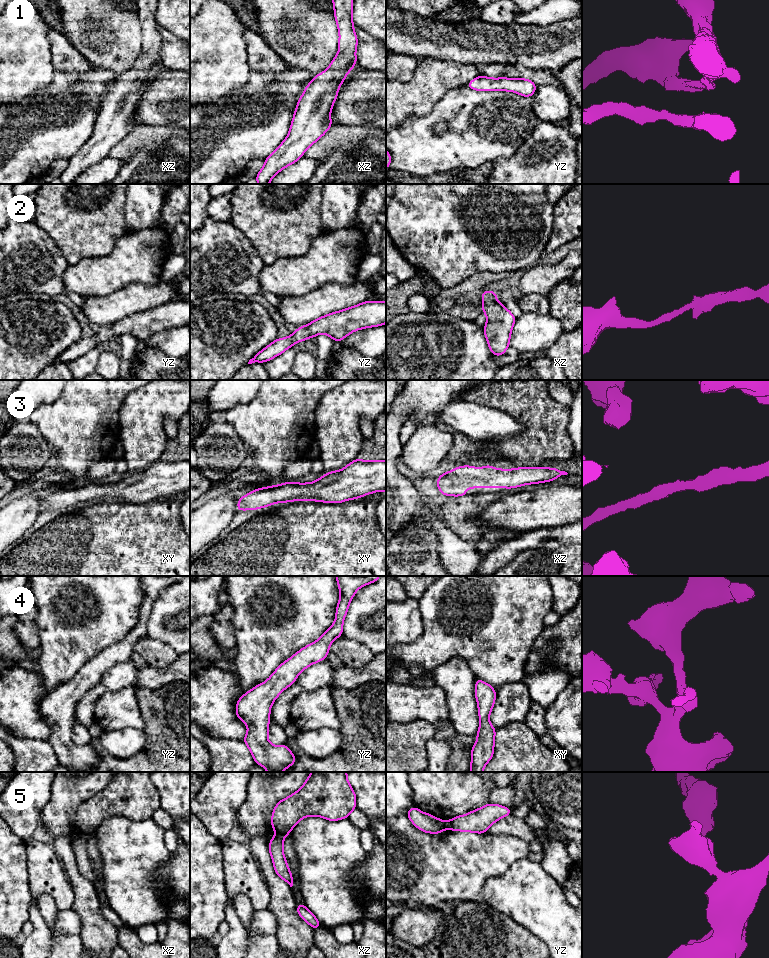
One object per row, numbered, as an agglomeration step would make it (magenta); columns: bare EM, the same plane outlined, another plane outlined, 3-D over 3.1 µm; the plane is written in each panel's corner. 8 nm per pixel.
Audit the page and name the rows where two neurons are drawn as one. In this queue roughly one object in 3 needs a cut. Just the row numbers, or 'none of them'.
5

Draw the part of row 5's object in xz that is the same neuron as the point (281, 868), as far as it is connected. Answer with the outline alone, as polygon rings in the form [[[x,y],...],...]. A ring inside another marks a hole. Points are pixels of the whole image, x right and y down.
[[[276,835],[269,842],[269,852],[272,857],[275,873],[285,880],[290,887],[293,886],[293,875],[291,874],[287,860],[283,853],[284,836]]]

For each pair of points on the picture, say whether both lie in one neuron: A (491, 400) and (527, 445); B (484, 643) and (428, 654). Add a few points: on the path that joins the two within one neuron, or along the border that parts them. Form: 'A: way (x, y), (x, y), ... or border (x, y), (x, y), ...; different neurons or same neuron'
A: way (507, 400), (529, 420), (529, 429); same neuron
B: way (470, 643), (442, 643); same neuron

